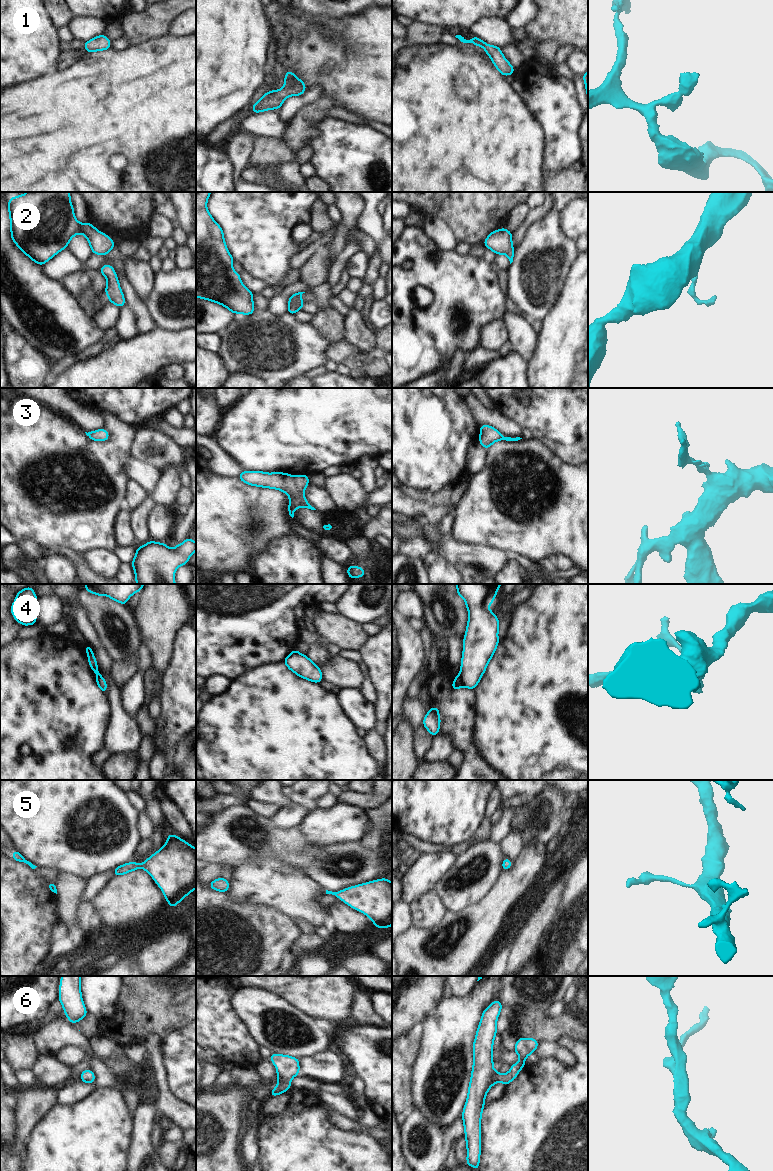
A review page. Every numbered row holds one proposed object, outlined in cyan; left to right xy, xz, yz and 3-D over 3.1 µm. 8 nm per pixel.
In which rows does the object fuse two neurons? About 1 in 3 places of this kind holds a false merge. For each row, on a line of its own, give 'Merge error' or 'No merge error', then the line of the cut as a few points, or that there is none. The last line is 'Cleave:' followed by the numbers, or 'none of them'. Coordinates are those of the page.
1: No merge error. No split
2: No merge error. No split
3: No merge error. No split
4: Merge error. Split along yz (458, 675), (464, 685)
5: No merge error. No split
6: No merge error. No split
Cleave: 4

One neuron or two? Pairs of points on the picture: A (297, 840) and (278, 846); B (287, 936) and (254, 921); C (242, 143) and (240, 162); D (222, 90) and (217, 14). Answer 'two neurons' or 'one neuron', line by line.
A: one neuron
B: one neuron
C: one neuron
D: one neuron

